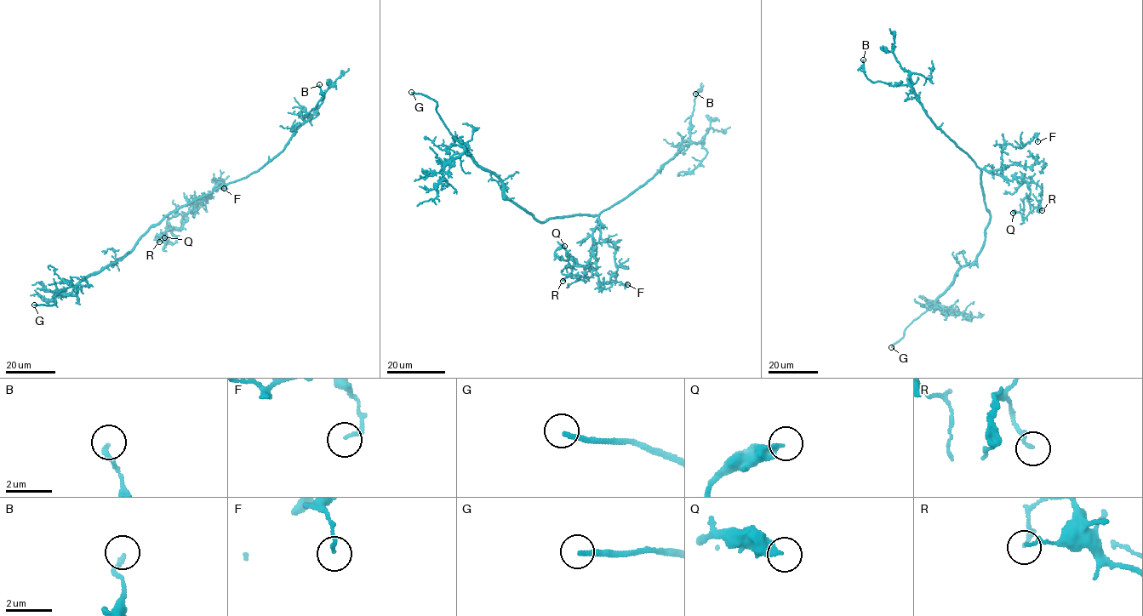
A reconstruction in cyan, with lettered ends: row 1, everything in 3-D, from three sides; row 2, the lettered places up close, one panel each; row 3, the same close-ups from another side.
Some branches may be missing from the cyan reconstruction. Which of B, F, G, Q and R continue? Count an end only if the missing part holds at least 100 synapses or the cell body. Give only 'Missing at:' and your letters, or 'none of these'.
Missing at: G

